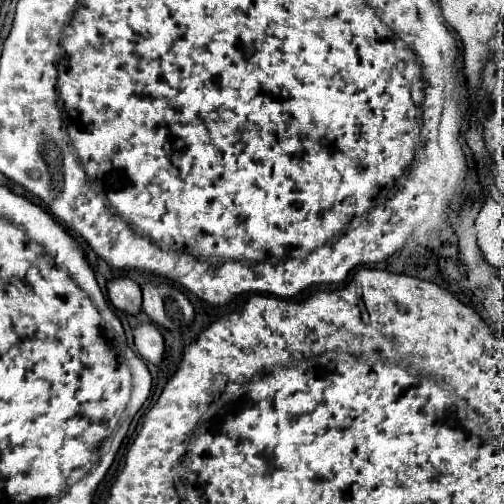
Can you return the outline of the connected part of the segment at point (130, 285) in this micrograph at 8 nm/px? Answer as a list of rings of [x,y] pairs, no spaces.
[[[115,278],[109,282],[107,288],[109,288],[109,300],[117,310],[133,316],[141,312],[141,288],[135,280]]]

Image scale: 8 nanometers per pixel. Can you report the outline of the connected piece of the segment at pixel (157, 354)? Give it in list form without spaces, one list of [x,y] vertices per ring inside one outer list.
[[[141,324],[133,330],[135,334],[135,348],[143,360],[159,366],[163,360],[163,336],[155,324]]]

